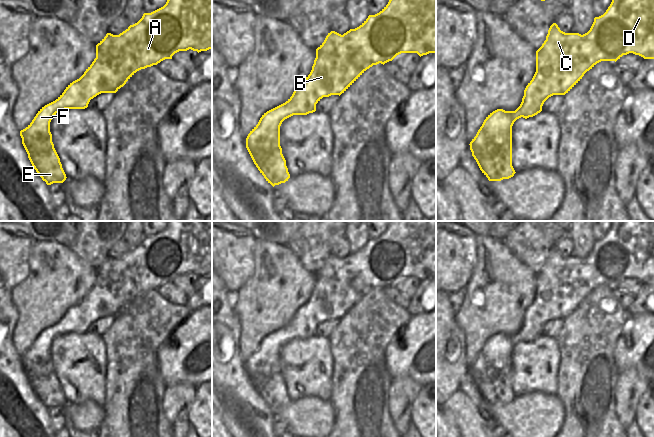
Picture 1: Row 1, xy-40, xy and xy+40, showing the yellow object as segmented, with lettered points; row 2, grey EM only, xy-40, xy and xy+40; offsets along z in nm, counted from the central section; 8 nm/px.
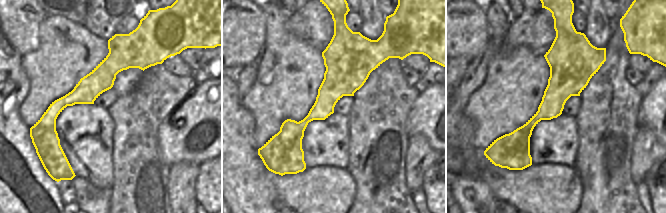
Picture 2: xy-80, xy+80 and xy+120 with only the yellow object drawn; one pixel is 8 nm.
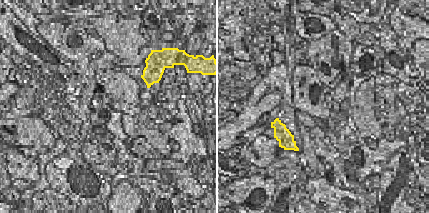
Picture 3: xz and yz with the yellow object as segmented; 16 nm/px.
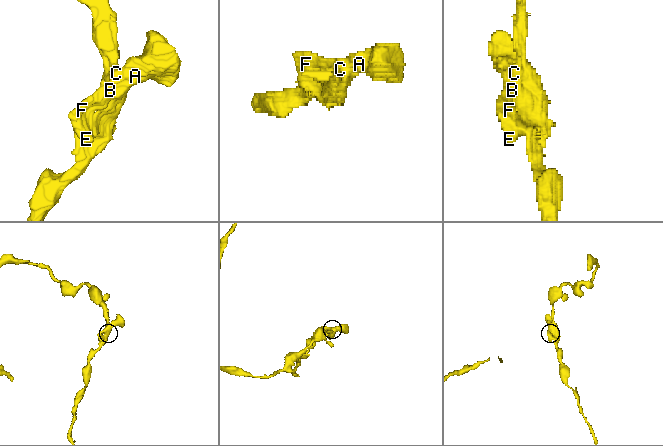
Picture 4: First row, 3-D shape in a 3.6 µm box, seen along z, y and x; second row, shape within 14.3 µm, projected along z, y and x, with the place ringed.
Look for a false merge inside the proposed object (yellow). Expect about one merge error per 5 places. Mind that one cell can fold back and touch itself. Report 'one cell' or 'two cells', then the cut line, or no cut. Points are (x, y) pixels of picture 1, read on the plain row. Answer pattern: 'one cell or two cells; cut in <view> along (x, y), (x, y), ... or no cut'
one cell; no cut

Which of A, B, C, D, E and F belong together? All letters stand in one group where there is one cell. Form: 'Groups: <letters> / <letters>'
Groups: A B C D E F

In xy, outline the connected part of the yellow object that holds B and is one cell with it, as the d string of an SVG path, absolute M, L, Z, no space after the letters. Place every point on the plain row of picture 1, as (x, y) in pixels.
M390 221L388 228L377 238L368 242L357 252L343 259L331 255L316 273L316 282L310 298L296 311L292 320L283 328L262 339L258 348L246 362L246 372L266 405L273 411L290 402L286 384L280 370L280 350L293 339L307 339L316 335L316 328L323 322L344 317L367 293L379 287L392 285L401 277L417 277L420 281L436 277L436 221Z

